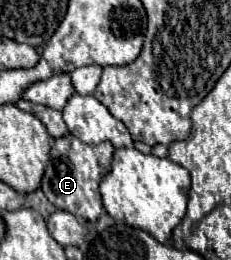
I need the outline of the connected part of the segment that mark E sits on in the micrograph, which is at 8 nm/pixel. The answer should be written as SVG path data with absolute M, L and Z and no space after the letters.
M71 134L57 138L51 146L51 162L45 170L41 190L49 198L49 202L55 204L59 210L67 210L77 218L95 222L99 218L99 214L103 212L99 182L109 172L111 158L113 158L111 142L101 142L97 146L89 146Z

